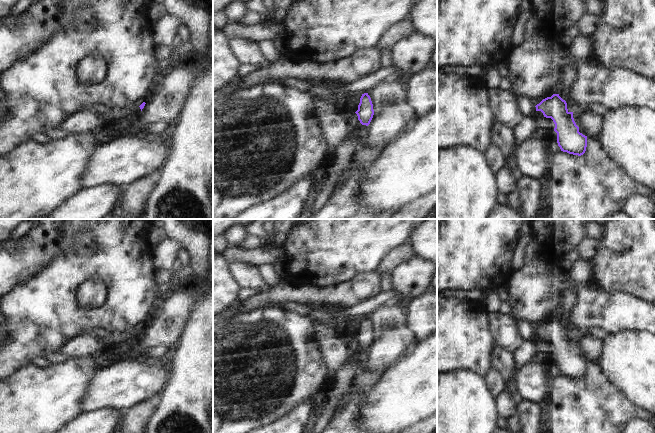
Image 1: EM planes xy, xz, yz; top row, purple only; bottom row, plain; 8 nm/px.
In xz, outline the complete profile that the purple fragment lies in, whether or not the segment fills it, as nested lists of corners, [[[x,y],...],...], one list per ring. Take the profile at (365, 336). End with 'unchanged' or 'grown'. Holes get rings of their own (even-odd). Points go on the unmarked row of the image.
[[[368,317],[362,318],[358,334],[355,336],[358,340],[358,344],[362,349],[368,350],[373,342],[374,334],[373,328]]]; unchanged

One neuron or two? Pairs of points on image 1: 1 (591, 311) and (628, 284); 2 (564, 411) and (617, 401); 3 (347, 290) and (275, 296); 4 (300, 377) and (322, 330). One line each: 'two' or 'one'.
1: two
2: one
3: one
4: two

